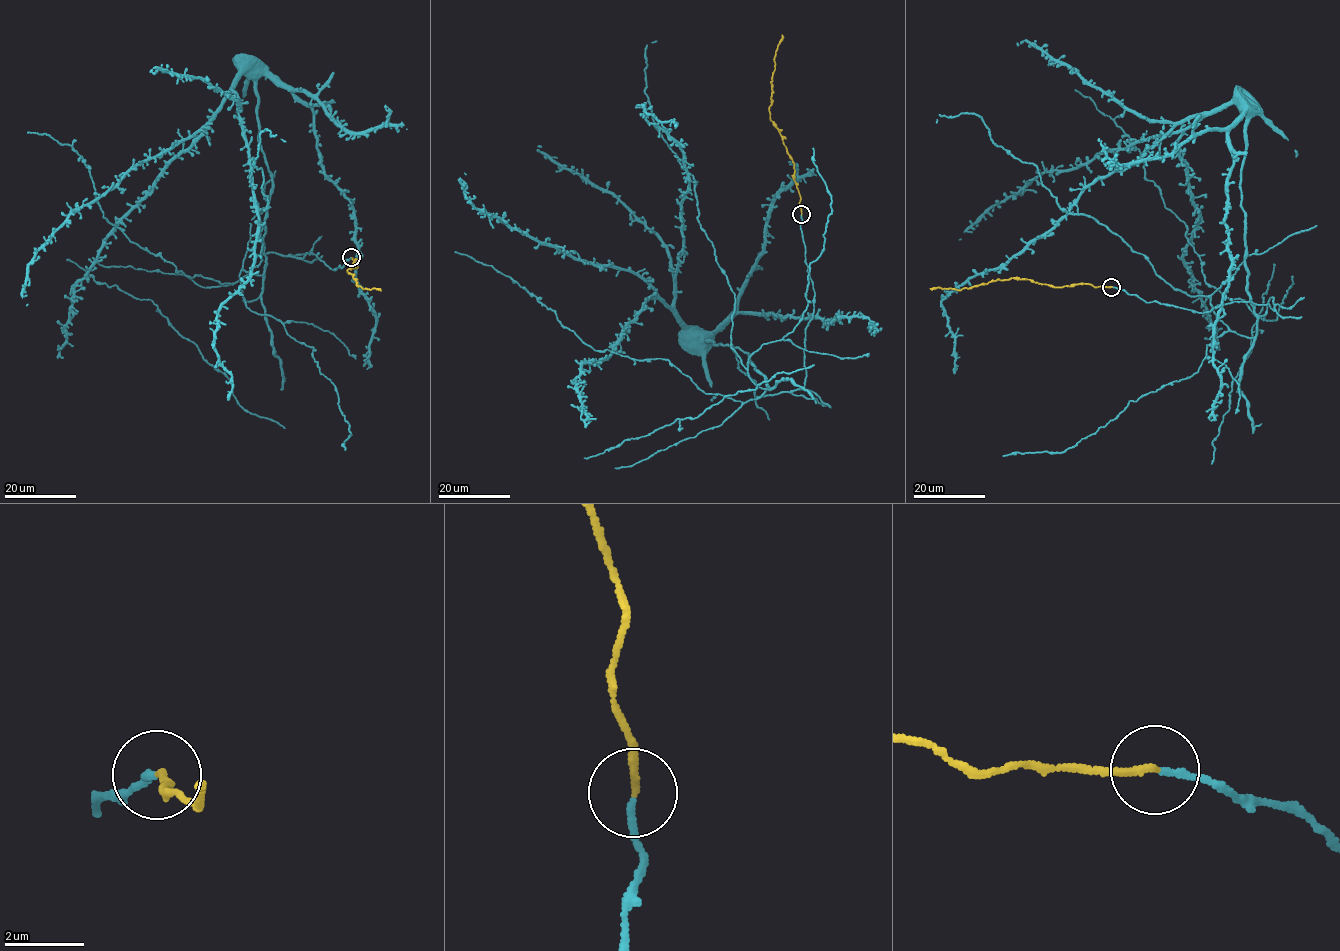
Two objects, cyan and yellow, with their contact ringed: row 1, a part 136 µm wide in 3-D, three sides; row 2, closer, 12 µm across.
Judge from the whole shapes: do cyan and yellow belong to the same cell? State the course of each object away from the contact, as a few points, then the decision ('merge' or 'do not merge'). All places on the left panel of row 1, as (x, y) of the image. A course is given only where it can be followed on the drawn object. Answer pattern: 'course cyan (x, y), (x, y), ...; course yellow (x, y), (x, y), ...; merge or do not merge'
course cyan (352, 257), (333, 270), (311, 252), (265, 253), (251, 270), (264, 270), (272, 173), (245, 61); course yellow (352, 257), (356, 259), (358, 267), (347, 271), (353, 275), (356, 284), (362, 288), (380, 289); merge

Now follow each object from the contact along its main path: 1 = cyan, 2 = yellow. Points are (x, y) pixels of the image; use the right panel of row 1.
1: (1111, 286), (1198, 313), (1234, 301), (1274, 309), (1272, 296), (1259, 316), (1247, 292), (1239, 94)
2: (1111, 286), (1094, 287), (1086, 284), (1058, 287), (1012, 278), (961, 289), (929, 288)

